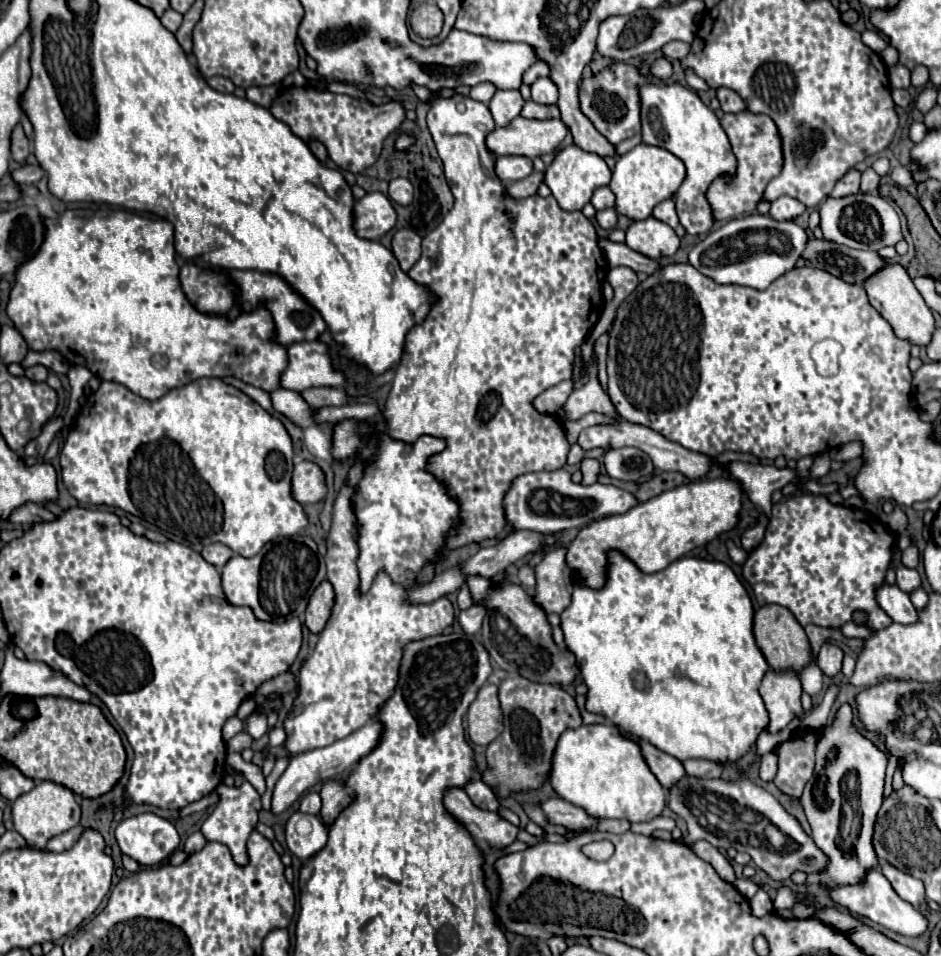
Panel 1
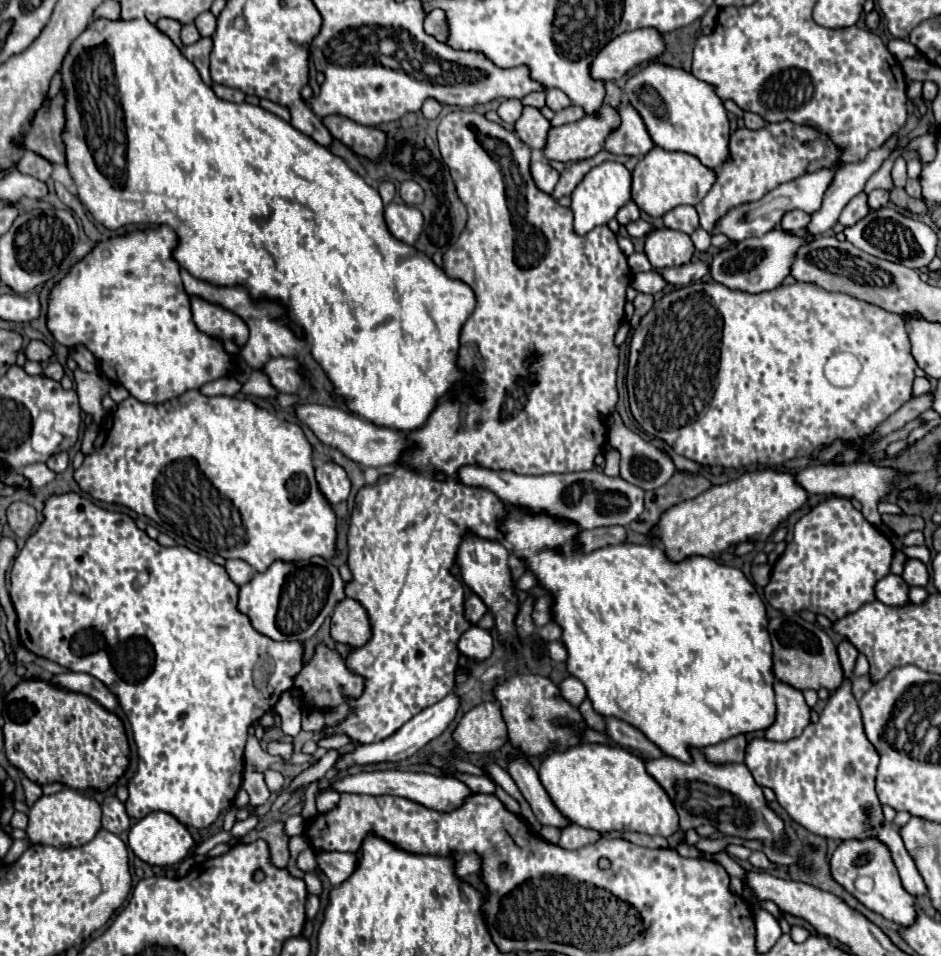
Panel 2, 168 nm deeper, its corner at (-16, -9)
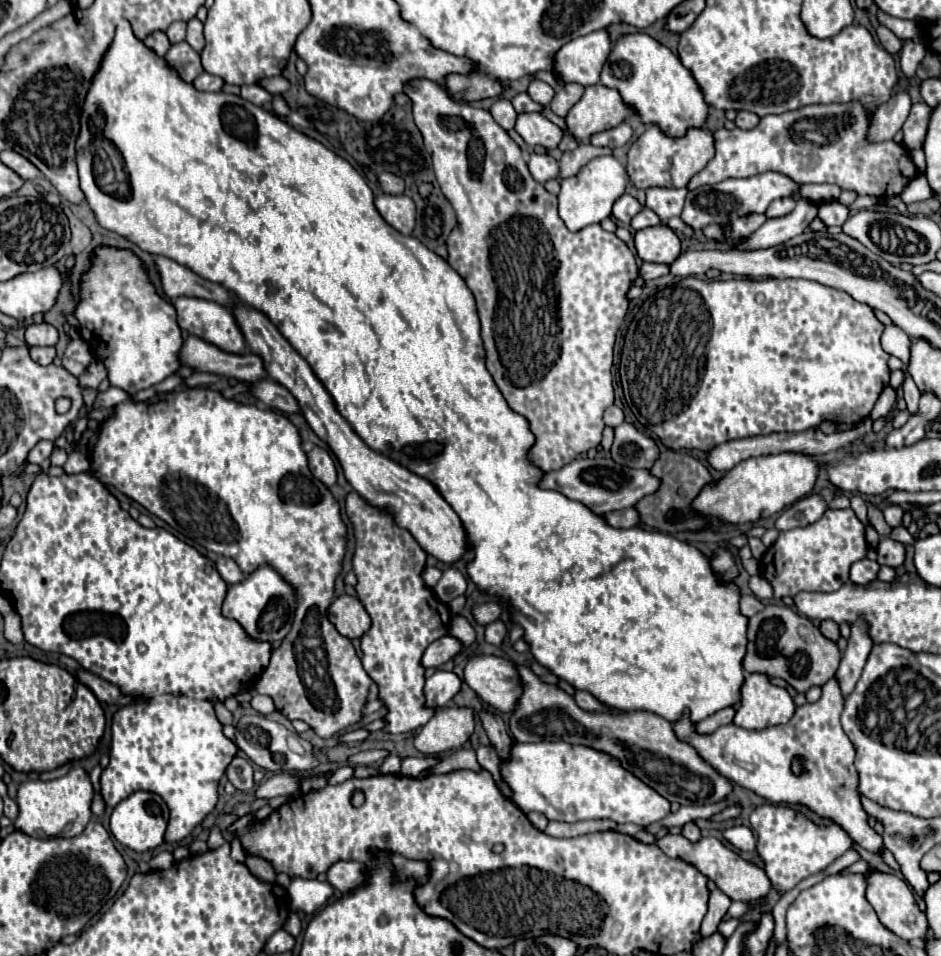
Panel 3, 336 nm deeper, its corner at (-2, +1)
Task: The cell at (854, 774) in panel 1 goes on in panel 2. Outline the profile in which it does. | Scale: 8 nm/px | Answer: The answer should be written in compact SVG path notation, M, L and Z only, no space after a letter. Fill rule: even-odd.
M852 838L852 842L840 842L838 848L834 850L832 858L830 858L830 874L856 900L860 900L866 908L874 910L876 914L884 916L886 920L892 920L898 926L910 926L914 922L914 918L916 918L916 900L914 900L914 896L910 896L902 888L900 878L896 874L896 866L892 862L892 856L888 854L888 846L880 846L880 842L876 842L876 838L862 838L862 840ZM860 876L872 878L874 886L872 886L870 892L860 892L856 888L854 882Z

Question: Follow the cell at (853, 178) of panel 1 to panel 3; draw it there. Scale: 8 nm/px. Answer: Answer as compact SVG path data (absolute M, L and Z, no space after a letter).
M836 200L832 202L824 202L818 206L818 218L826 224L826 226L842 226L848 218L848 208L838 204Z

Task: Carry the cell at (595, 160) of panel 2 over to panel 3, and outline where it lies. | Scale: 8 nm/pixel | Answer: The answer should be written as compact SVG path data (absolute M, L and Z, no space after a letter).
M590 142L588 144L580 144L576 150L572 152L564 152L560 158L560 176L568 178L574 176L582 166L586 166L590 160L602 156L602 154L610 154L610 148L596 148Z

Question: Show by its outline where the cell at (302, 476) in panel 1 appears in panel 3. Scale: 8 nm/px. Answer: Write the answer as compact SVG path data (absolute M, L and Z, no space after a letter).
M314 446L314 450L308 452L308 466L310 466L310 472L326 486L332 486L336 482L336 466L328 450Z

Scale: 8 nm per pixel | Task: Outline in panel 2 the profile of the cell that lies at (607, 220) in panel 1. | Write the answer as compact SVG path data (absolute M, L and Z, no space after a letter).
M636 220L636 222L630 222L630 224L626 226L626 230L628 230L628 234L630 234L632 238L640 238L640 236L644 236L644 234L650 232L650 224L644 222L644 220Z

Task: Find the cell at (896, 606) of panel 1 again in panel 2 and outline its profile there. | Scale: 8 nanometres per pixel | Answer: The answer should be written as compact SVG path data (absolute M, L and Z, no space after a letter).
M888 574L876 584L876 598L884 602L886 606L908 606L908 584L902 580L902 576Z

